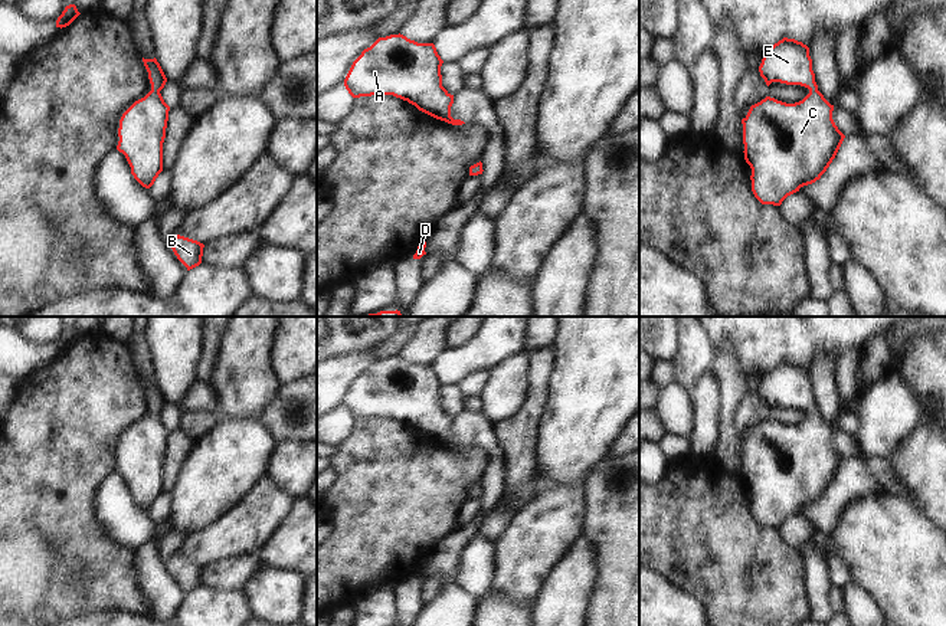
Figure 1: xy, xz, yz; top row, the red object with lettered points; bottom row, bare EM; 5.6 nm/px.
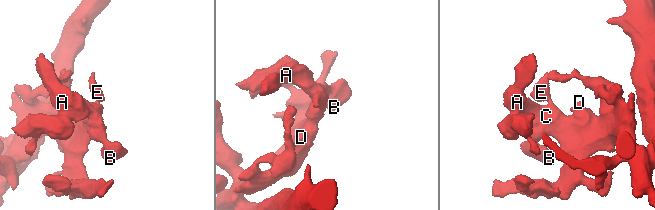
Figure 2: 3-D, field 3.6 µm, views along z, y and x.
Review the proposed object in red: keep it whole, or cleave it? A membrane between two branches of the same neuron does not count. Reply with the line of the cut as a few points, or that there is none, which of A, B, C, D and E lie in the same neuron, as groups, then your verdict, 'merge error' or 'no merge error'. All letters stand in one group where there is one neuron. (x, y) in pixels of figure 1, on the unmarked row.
cut none; groups A B C D E; no merge error

